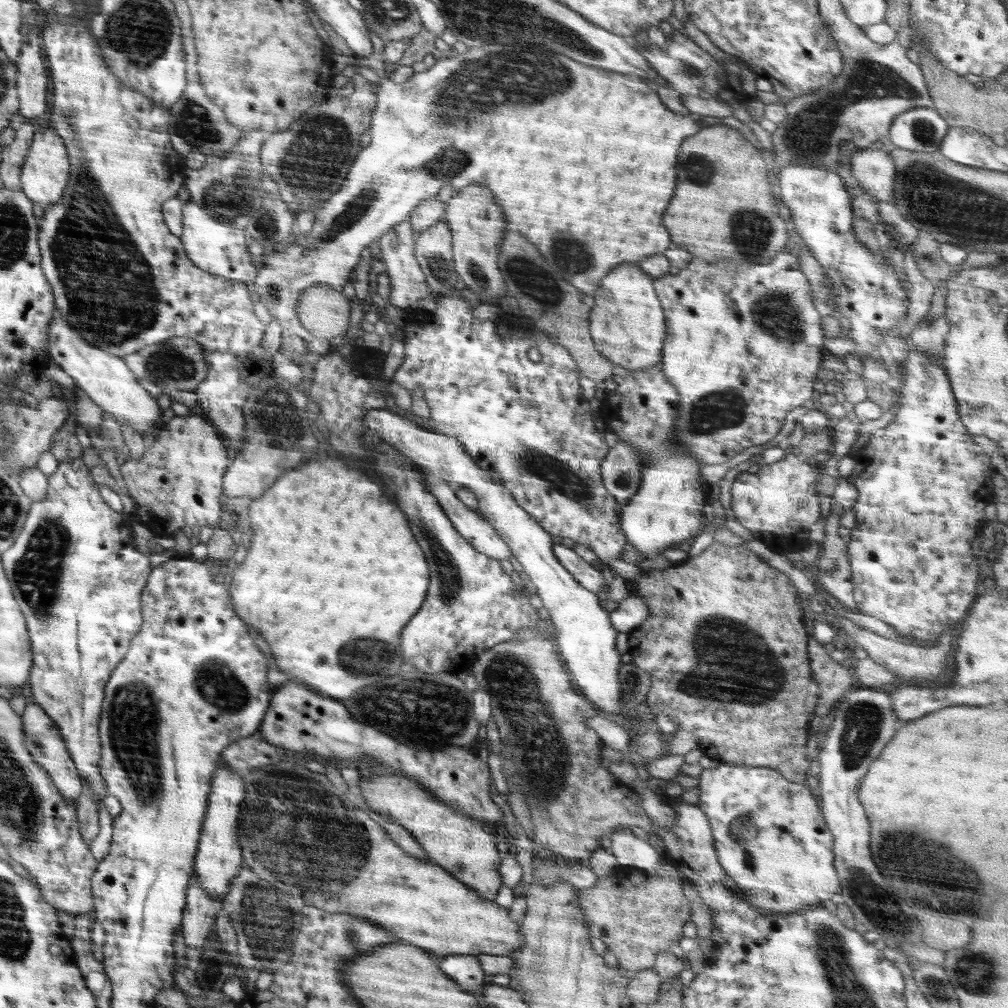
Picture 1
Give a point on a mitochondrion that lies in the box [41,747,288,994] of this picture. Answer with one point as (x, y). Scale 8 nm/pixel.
(211, 971)

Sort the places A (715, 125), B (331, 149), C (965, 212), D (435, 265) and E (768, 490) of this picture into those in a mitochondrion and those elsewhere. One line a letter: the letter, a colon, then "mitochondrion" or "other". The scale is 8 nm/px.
A: other
B: mitochondrion
C: mitochondrion
D: mitochondrion
E: other

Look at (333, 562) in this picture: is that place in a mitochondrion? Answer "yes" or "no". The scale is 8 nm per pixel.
no

